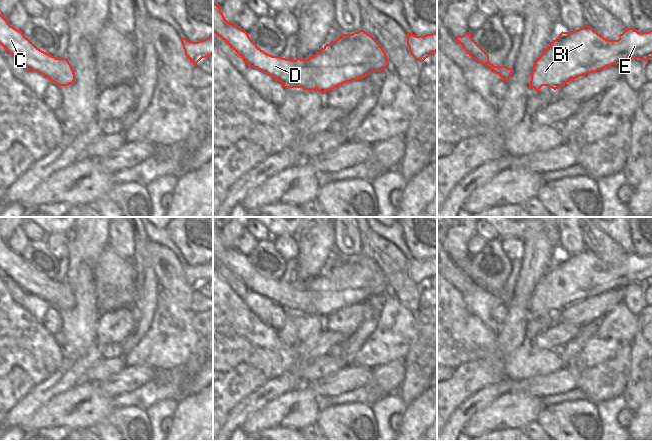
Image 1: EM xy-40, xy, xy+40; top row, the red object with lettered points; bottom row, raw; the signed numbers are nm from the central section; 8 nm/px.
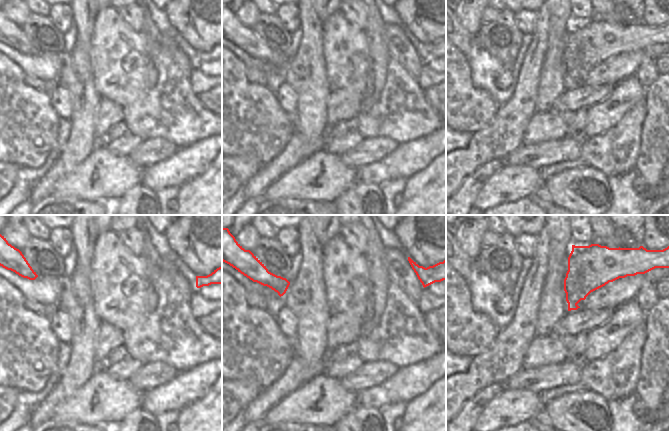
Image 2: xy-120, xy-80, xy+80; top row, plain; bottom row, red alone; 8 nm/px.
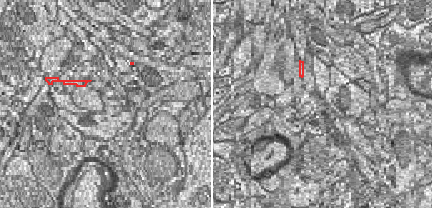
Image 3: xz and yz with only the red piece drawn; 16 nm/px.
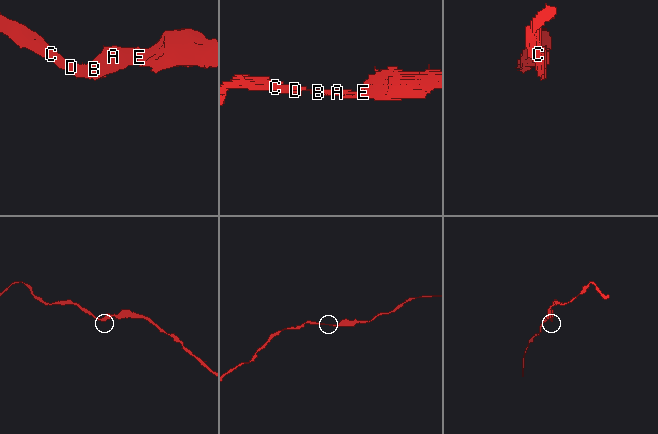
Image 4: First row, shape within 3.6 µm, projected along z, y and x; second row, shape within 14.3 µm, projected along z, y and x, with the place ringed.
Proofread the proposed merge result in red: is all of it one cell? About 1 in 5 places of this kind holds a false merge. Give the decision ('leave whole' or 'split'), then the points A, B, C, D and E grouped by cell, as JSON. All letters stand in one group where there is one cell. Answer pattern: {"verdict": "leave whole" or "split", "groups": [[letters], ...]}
{"verdict": "leave whole", "groups": [["A", "B", "C", "D", "E"]]}

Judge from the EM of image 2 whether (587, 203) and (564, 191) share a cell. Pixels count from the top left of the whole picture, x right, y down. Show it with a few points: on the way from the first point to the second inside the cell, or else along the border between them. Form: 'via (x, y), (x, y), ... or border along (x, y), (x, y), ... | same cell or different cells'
via (581, 198), (574, 191), (570, 191) | same cell

